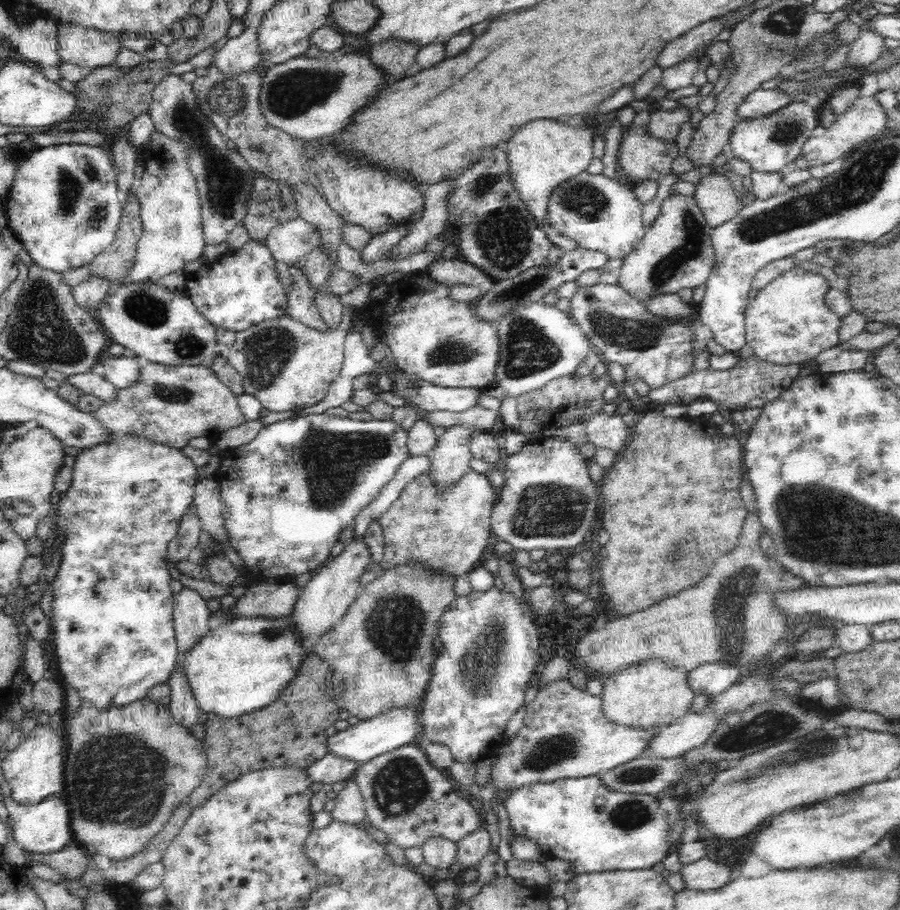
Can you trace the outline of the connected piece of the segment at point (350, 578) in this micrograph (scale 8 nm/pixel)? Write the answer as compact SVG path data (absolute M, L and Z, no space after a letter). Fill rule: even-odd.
M361 537L360 540L352 540L345 545L339 556L332 557L319 568L317 574L300 592L291 612L292 625L296 625L296 633L300 633L303 640L312 645L344 617L348 607L358 596L361 577L371 562L370 550Z

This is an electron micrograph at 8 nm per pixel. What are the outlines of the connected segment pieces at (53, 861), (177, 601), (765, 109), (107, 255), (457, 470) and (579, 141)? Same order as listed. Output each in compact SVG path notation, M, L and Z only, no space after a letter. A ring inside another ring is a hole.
M70 842L68 846L51 855L41 855L40 853L28 855L29 862L34 861L50 866L58 874L71 880L77 880L86 872L90 858L91 856L88 855L87 849L76 842Z
M184 587L173 600L175 637L180 652L188 652L213 627L212 612L206 607L206 600L196 592Z
M761 88L754 90L746 96L744 102L736 110L738 123L750 121L756 117L764 117L791 103L791 96L786 95L779 88L775 90L762 90Z
M135 191L128 194L128 200L124 206L123 216L112 244L89 264L89 273L92 276L117 280L114 287L130 282L129 272L135 263L137 242L143 233L140 217L141 204Z
M456 425L445 430L445 433L437 438L436 446L433 448L430 458L432 464L429 465L428 474L432 477L432 484L436 487L438 493L443 494L453 484L472 469L470 468L470 460L473 458L471 453L471 440L473 430L464 425Z
M532 120L524 124L508 142L500 144L508 152L508 172L519 192L520 200L536 220L537 226L544 230L550 224L548 219L548 198L562 182L584 172L594 160L594 132L590 128L574 128L562 124L560 120Z

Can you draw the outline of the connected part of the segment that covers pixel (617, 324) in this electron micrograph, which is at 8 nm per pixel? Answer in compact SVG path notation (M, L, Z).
M618 284L579 285L570 306L571 319L593 344L602 361L624 367L626 382L633 383L640 378L652 389L694 372L690 324L674 324L675 320L654 316L644 303L630 296Z

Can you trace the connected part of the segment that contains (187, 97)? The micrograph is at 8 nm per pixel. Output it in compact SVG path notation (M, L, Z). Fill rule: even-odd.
M171 74L155 87L149 112L158 132L180 140L189 147L188 168L195 176L200 193L204 242L208 246L224 242L234 226L242 222L242 218L248 214L246 206L257 172L238 150L231 150L226 145L227 140L202 115L196 95L192 93L192 84L184 82L180 76Z

